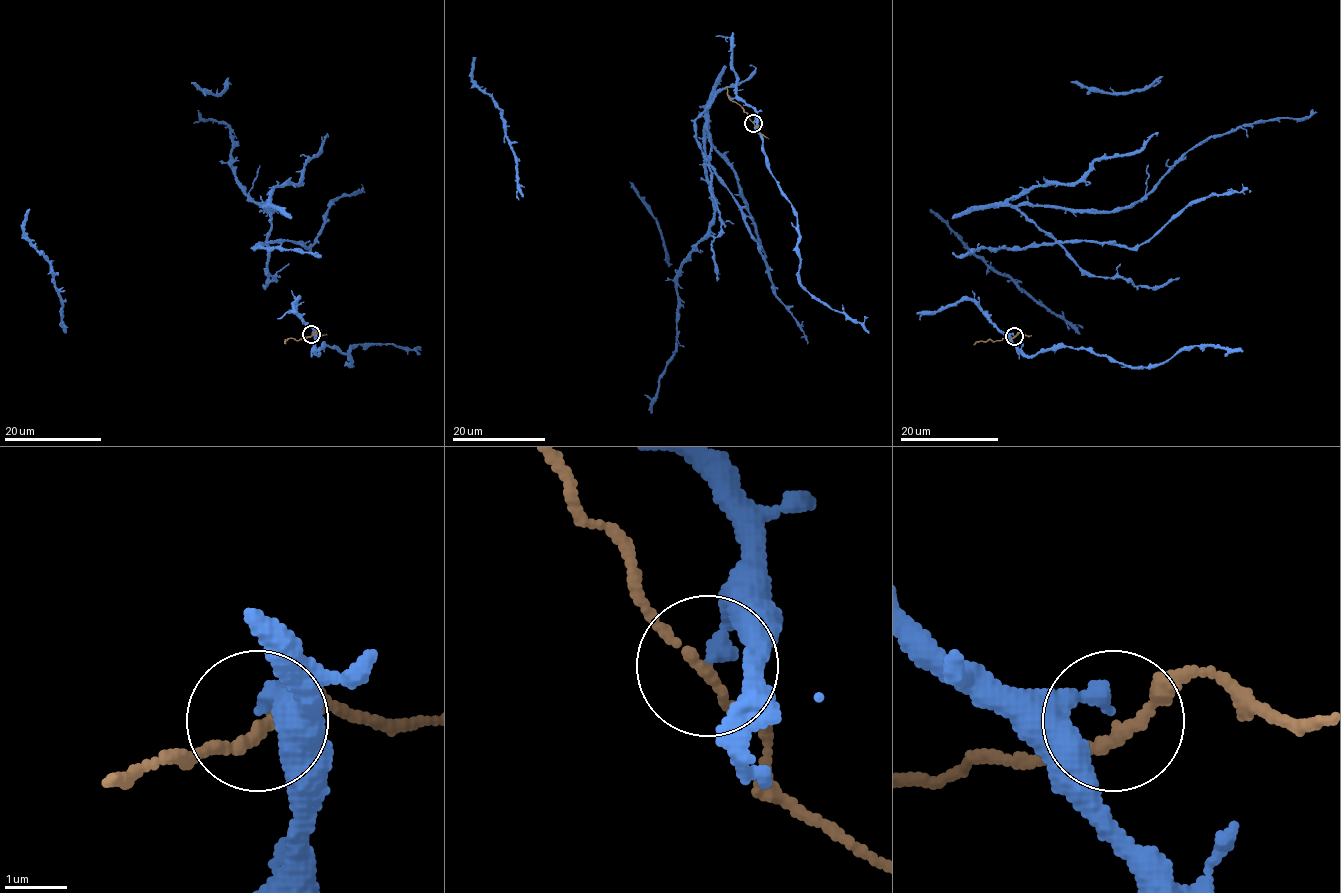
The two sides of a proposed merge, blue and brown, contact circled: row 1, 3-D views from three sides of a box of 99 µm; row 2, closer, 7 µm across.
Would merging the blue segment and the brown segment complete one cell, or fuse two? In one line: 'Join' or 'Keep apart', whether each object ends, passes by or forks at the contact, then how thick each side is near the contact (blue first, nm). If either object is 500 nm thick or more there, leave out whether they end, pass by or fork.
Keep apart. At the ring blue ends. At the ring brown passes by. Thickness 240 nm (blue) against 150 nm

